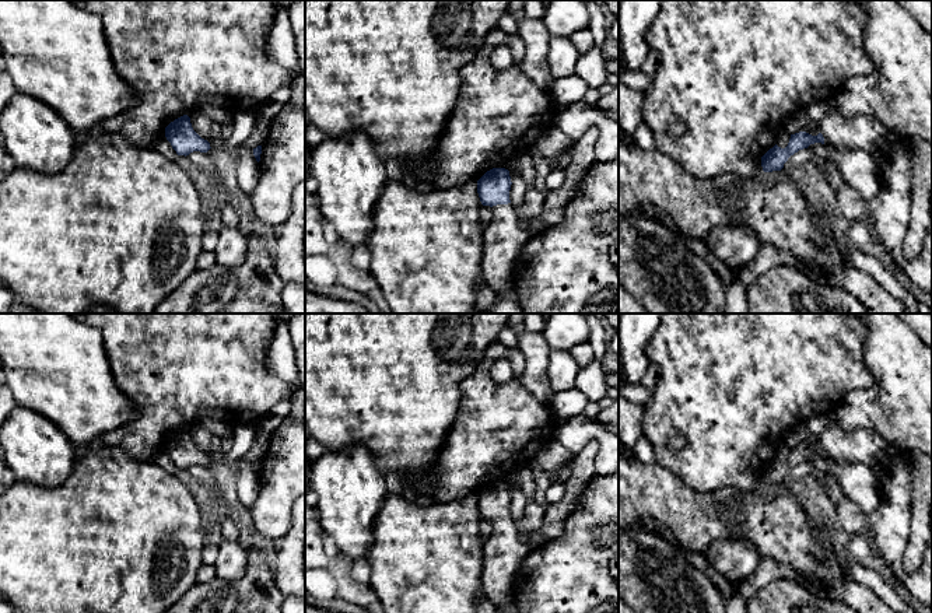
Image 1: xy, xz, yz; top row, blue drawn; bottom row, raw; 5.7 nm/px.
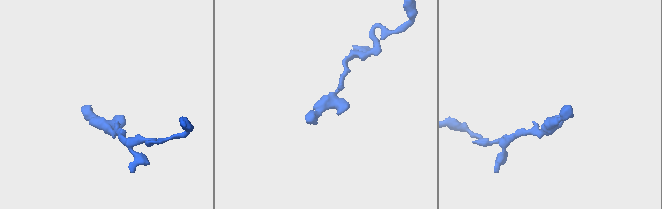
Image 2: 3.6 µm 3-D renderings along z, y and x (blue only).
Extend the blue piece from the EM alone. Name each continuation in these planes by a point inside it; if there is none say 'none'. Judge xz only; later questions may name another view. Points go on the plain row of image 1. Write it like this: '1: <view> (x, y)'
1: xz (504, 552)

